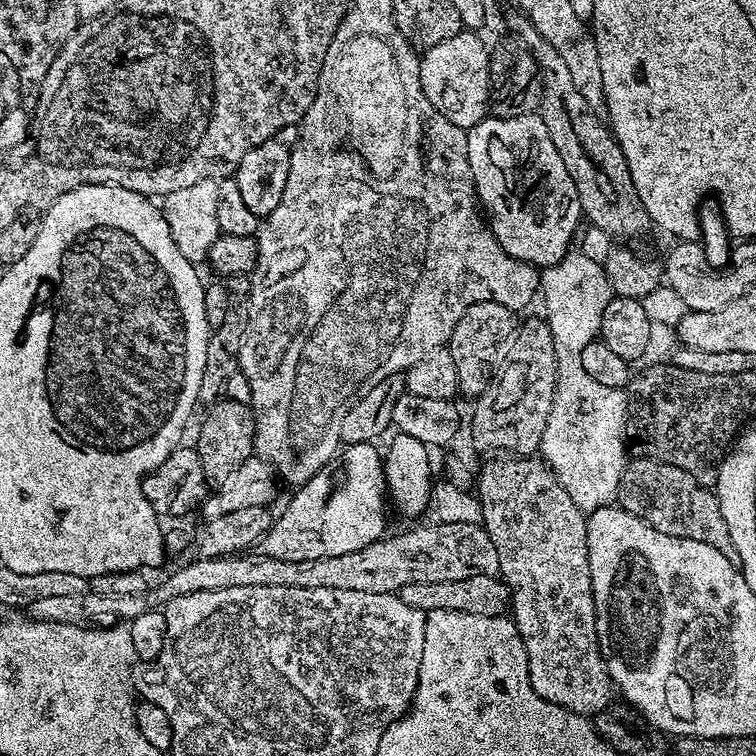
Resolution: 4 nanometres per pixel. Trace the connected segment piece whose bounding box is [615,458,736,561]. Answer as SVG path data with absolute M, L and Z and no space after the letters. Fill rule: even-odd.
M629 459L618 482L615 503L662 534L706 542L706 546L714 546L718 554L726 554L728 560L736 560L734 542L730 538L730 530L726 530L726 520L722 518L715 491L702 486L694 477L686 474L686 470L678 470L678 466L657 460Z

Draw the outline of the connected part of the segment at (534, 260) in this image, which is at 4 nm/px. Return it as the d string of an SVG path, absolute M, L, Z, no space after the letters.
M539 114L505 120L500 116L489 115L478 121L473 128L467 129L467 134L470 174L474 178L476 198L494 238L498 238L506 254L532 264L537 270L554 266L573 247L582 224L582 213L574 178L570 178L562 163L562 158L550 139L550 130L546 130L546 122L542 122Z

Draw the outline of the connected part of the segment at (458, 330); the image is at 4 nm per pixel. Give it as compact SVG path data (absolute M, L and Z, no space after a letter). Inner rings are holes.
M478 302L474 306L470 306L466 310L466 314L462 314L462 318L458 318L458 326L454 326L452 337L448 340L446 347L450 350L450 354L454 358L454 370L457 371L457 389L461 393L478 398L488 385L492 383L501 363L502 357L512 342L512 337L518 331L517 313L510 311L506 306L498 306L498 302Z

